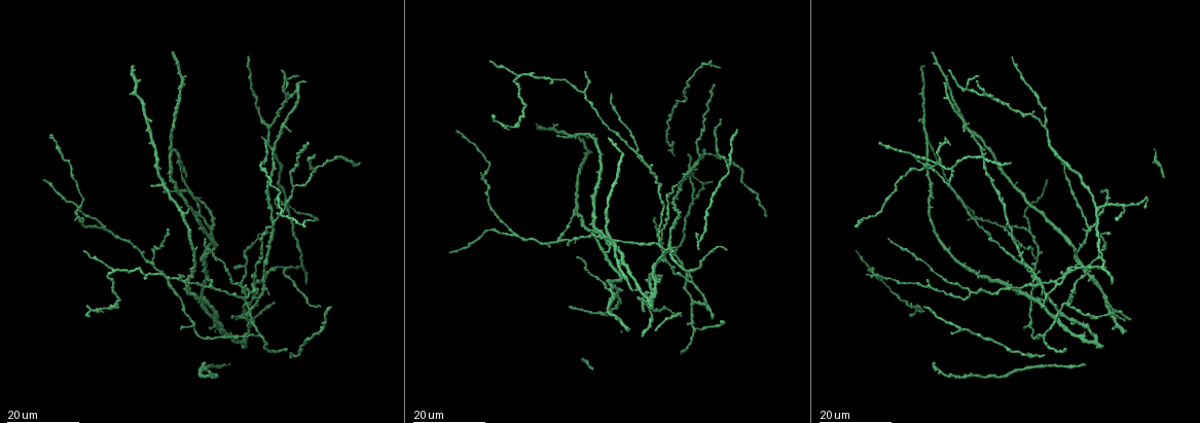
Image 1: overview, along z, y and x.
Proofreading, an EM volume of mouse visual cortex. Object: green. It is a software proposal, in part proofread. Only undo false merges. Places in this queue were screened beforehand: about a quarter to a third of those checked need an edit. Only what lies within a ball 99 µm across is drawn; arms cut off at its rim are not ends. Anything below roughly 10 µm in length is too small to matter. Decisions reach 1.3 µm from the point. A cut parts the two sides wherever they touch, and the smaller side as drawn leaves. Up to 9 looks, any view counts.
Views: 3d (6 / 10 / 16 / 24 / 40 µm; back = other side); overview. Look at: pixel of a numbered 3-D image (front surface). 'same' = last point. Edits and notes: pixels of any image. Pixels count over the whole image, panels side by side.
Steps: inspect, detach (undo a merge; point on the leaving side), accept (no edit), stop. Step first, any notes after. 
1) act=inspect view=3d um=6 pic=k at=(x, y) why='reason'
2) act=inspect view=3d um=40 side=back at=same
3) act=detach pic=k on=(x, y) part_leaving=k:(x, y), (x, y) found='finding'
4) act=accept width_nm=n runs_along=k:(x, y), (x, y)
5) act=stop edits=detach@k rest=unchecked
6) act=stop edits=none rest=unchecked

act=inspect view=3d um=16 pic=1 at=(946, 140) why='calibre changes'

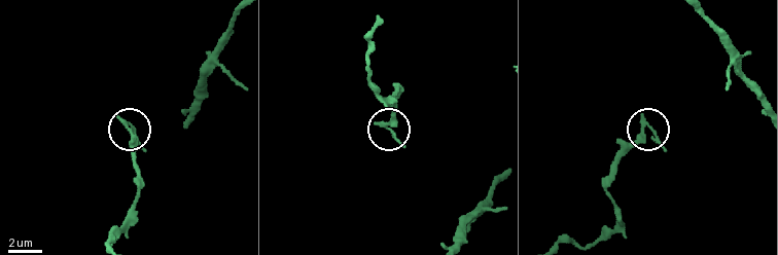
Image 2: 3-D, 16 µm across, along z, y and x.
act=inspect view=3d um=10 pic=2 at=(648, 127) why='zoom in'

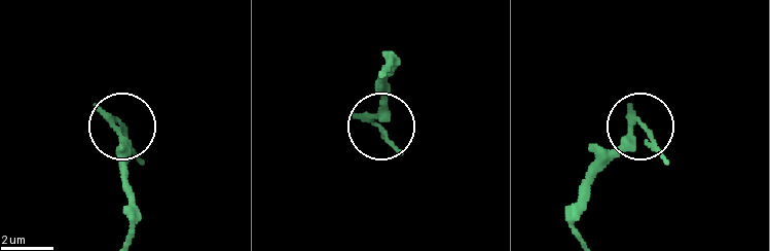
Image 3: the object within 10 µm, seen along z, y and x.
act=accept arms=3 found='one cell here'

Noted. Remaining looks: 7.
act=inspect view=3d um=24 pic=1 at=(967, 90) why='side arm on a straight run'

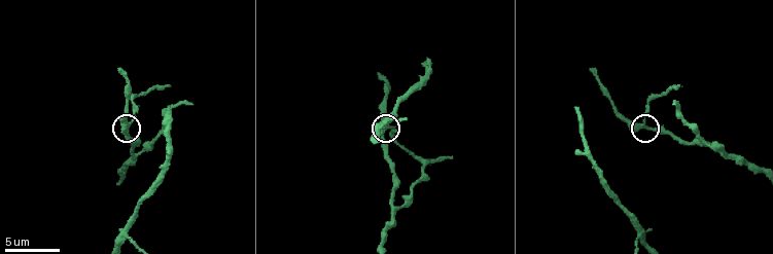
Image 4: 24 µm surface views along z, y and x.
act=inspect view=3d um=10 pic=4 at=(383, 133) why='zoom in'

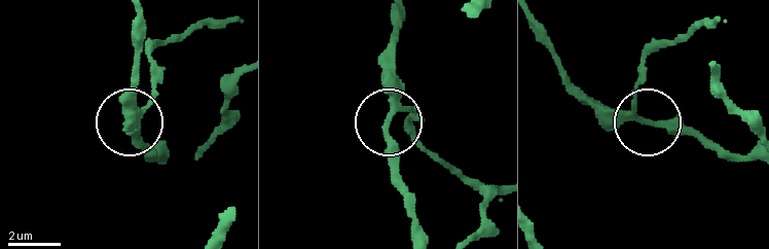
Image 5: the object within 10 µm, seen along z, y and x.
act=inspect view=3d um=6 pic=5 at=(647, 120)

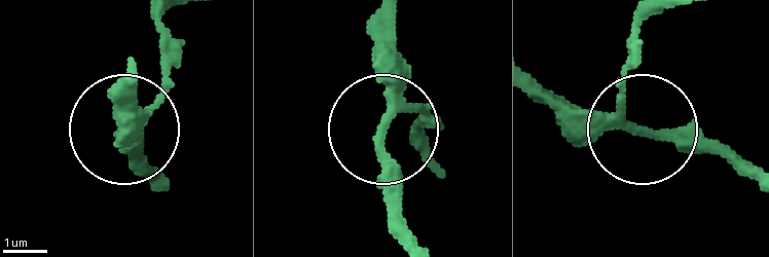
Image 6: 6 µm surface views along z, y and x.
act=accept arms=3 runs_along=6:(413, 240), (380, 141), (392, 34) found='one cell here'

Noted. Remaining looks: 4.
act=inspect view=3d um=16 pic=1 at=(295, 186) why='two arms in line, one across'

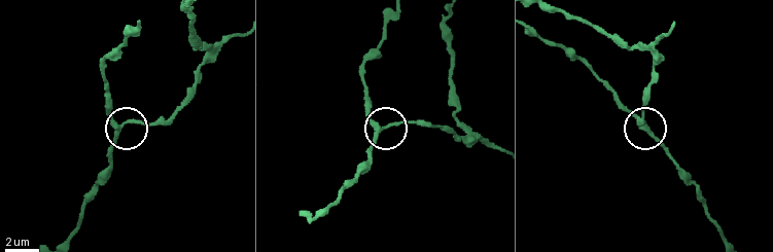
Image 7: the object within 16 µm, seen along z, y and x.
act=inspect view=3d um=10 pic=7 at=(116, 124) why='zoom in'

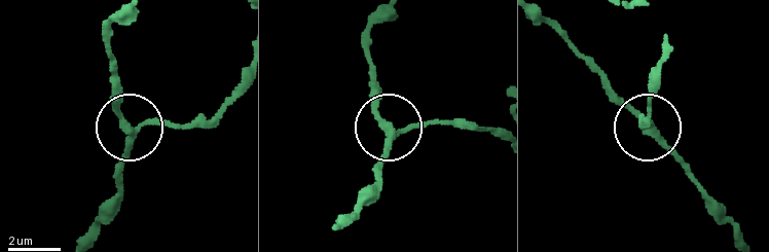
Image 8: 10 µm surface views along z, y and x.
act=accept arms=3 runs_along=8:(742, 239), (687, 166), (602, 81) found='continuous, no second cell'

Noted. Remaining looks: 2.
act=inspect view=3d um=24 pic=1 at=(513, 234) why='side arm on a straight run'

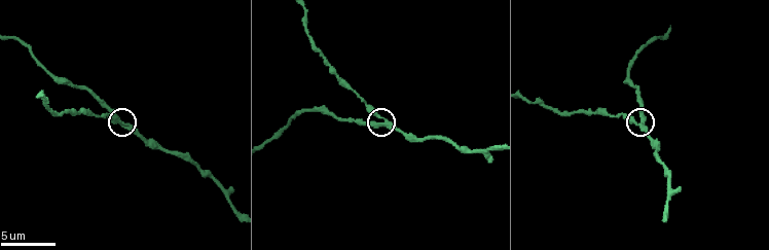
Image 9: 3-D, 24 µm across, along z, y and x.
act=inspect view=3d um=10 pic=9 at=(127, 126)

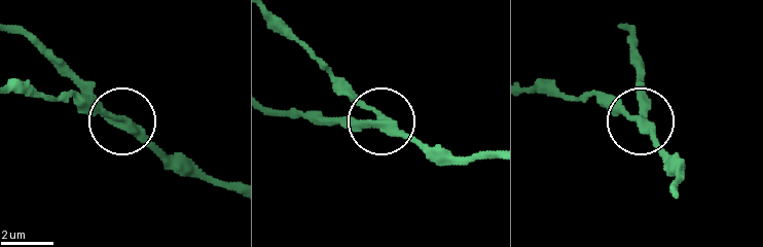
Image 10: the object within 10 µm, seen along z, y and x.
act=accept width_nm=260 runs_along=10:(229, 183), (189, 177), (162, 164), (65, 66) found='continuous, no second cell'

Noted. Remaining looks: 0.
act=stop edits=none rest=unchecked

